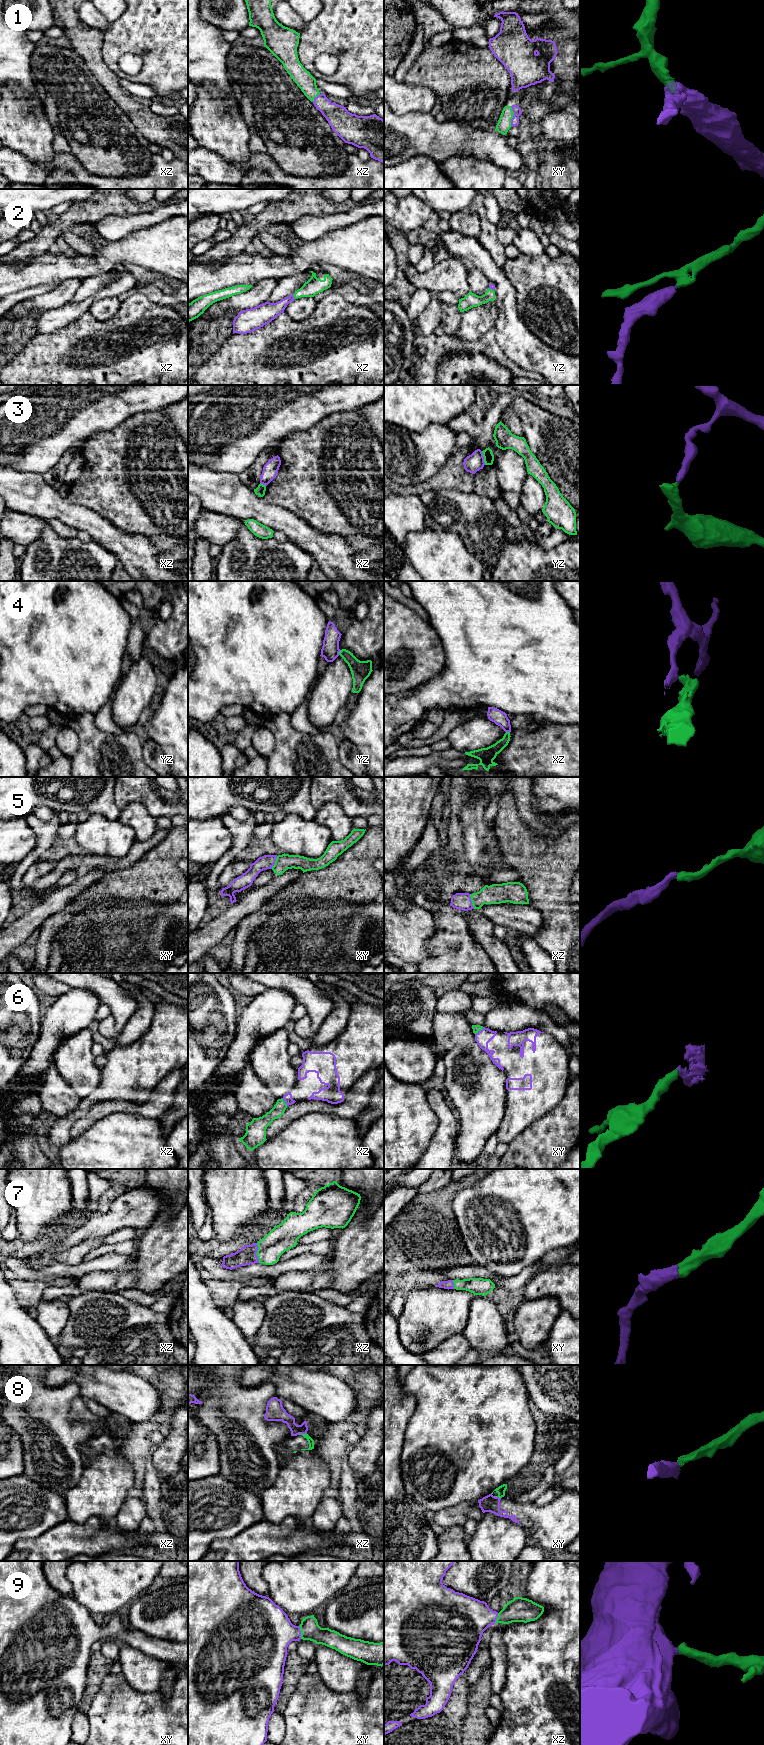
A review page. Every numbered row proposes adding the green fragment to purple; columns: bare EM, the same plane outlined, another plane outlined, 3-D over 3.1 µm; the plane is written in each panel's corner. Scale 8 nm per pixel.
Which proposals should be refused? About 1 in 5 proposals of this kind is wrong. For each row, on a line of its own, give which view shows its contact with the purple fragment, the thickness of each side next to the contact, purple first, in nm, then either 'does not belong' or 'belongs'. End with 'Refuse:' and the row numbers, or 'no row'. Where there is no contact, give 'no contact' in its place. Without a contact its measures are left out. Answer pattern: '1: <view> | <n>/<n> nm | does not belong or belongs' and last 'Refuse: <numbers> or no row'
1: xy | 70/110 nm | belongs
2: xz | 150/140 nm | belongs
3: yz | 140/80 nm | does not belong
4: yz | 150/160 nm | does not belong
5: xz | 140/160 nm | belongs
6: xy | 120/60 nm | belongs
7: xz | 150/220 nm | belongs
8: xz | 120/50 nm | does not belong
9: xy | 380/160 nm | belongs
Refuse: 3, 4, 8

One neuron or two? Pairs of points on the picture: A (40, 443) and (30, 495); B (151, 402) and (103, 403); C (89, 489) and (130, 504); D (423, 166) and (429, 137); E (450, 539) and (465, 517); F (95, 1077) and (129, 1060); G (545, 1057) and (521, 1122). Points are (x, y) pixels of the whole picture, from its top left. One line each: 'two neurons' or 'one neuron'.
A: two neurons
B: one neuron
C: one neuron
D: two neurons
E: two neurons
F: two neurons
G: one neuron

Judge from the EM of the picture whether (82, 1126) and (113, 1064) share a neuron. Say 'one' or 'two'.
two

